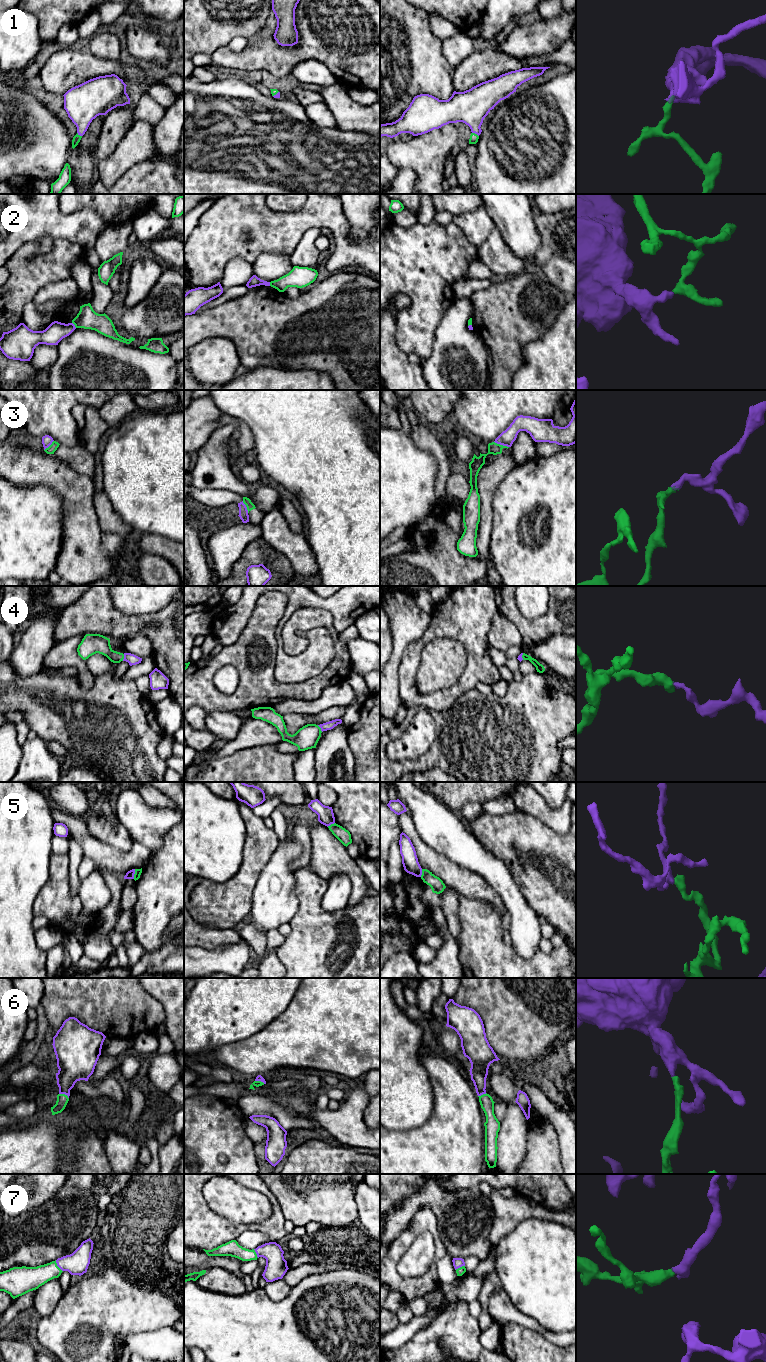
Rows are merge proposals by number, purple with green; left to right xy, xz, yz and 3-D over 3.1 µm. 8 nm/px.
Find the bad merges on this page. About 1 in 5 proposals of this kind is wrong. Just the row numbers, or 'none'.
2, 3, 5

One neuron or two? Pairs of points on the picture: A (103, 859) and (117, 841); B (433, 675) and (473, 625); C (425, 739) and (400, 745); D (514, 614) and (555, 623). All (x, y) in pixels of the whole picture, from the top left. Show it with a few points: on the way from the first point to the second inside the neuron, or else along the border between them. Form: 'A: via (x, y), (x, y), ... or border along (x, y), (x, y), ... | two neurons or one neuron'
A: border along (91, 835), (123, 851), (127, 851), (133, 844) | two neurons
B: border along (436, 637), (456, 639), (465, 650), (467, 663) | two neurons
C: via (419, 739), (414, 742), (406, 742) | one neuron
D: via (524, 624), (545, 624) | one neuron

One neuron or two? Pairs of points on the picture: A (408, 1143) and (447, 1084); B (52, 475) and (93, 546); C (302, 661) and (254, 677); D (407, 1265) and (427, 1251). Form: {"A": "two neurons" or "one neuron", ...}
{"A": "one neuron", "B": "one neuron", "C": "two neurons", "D": "one neuron"}

